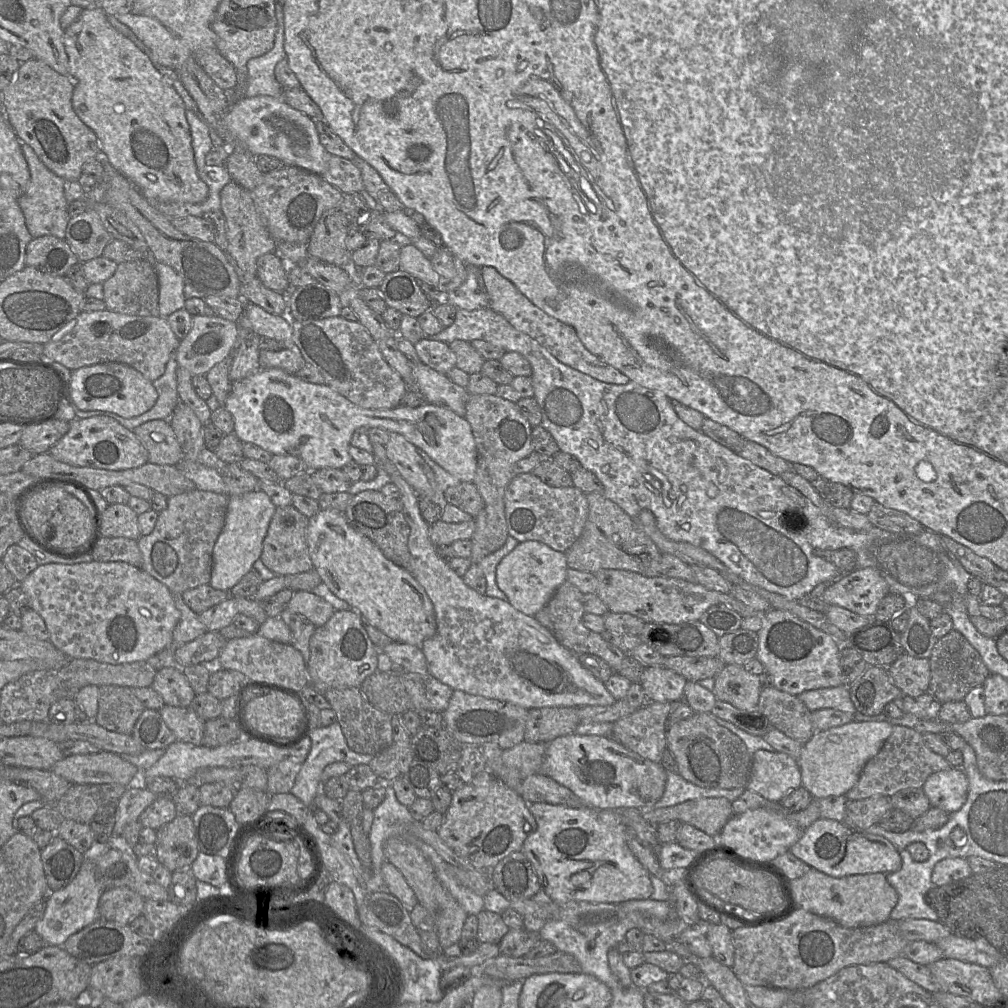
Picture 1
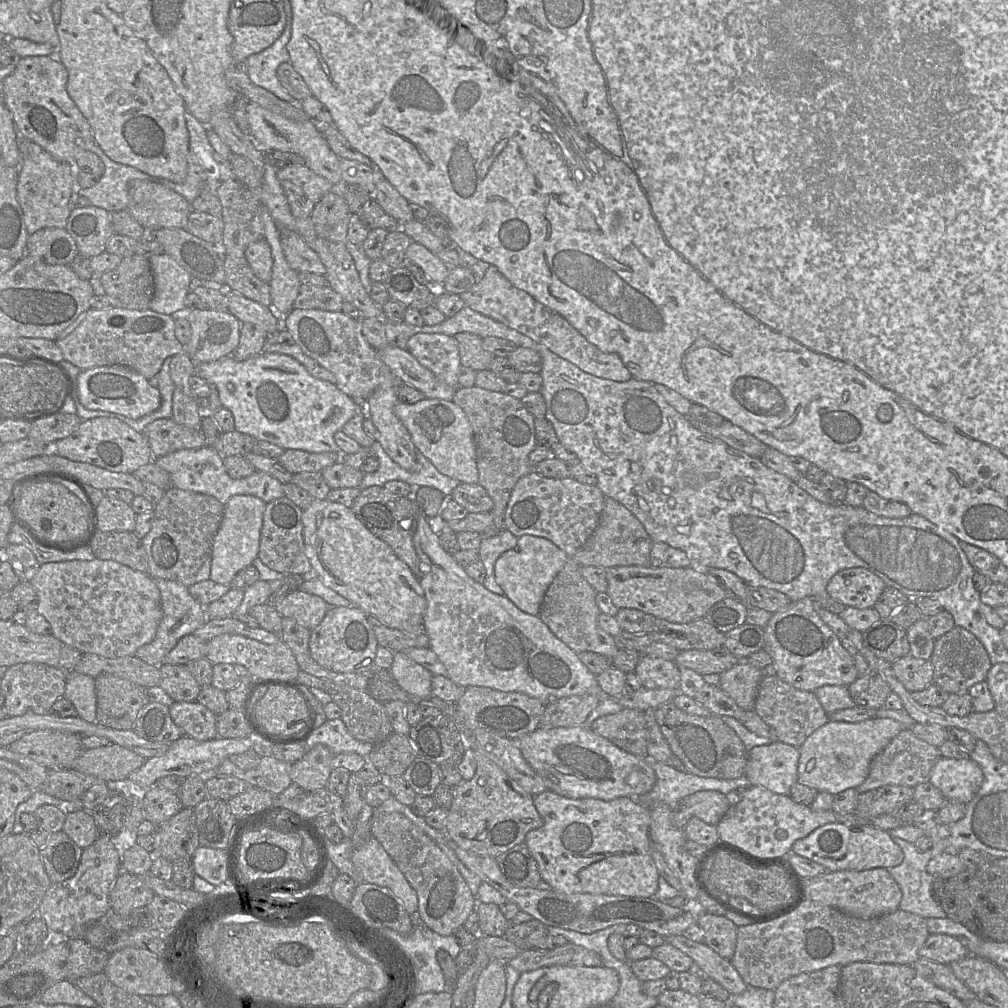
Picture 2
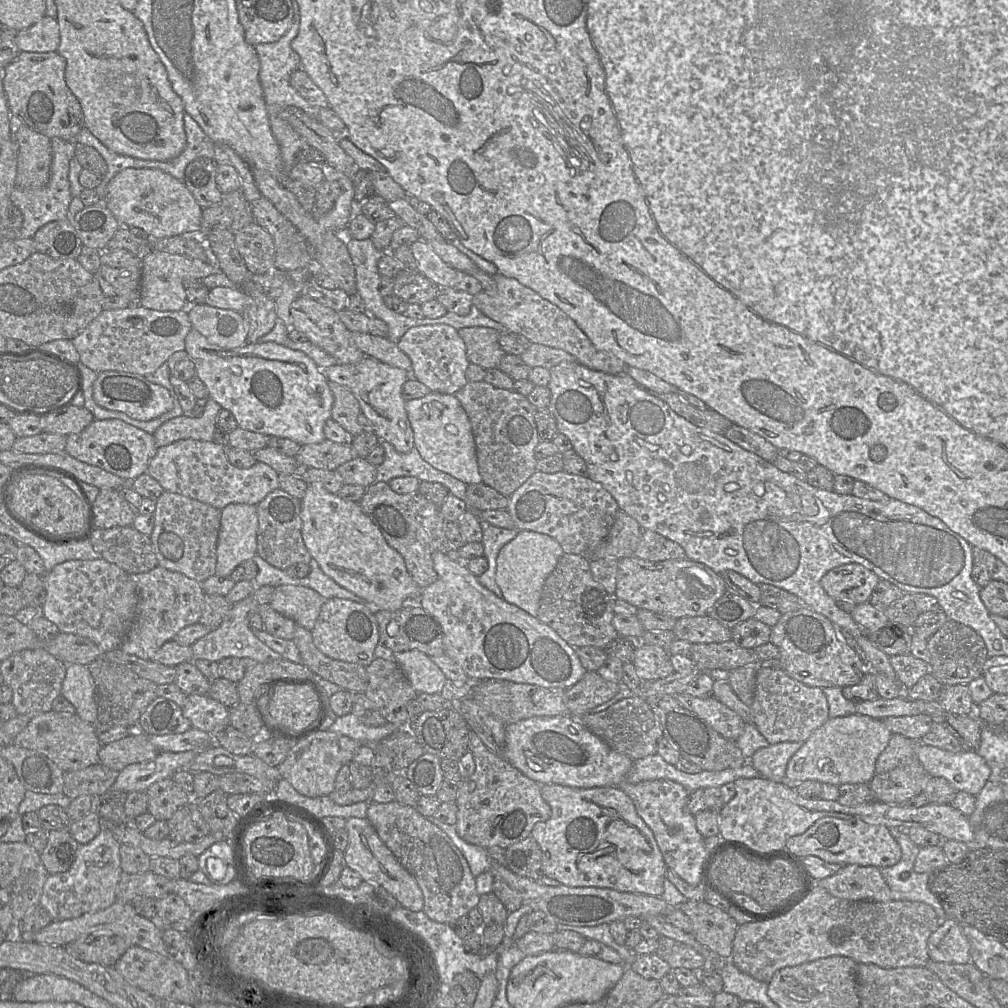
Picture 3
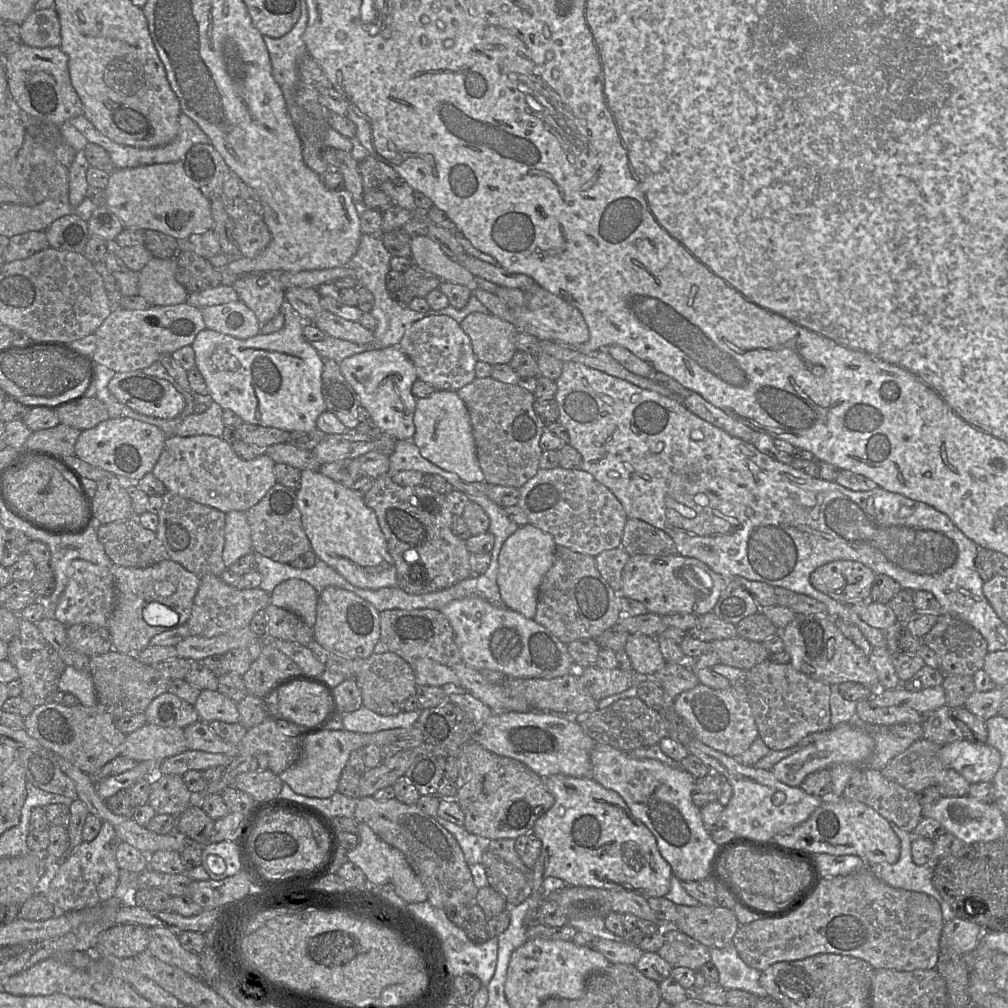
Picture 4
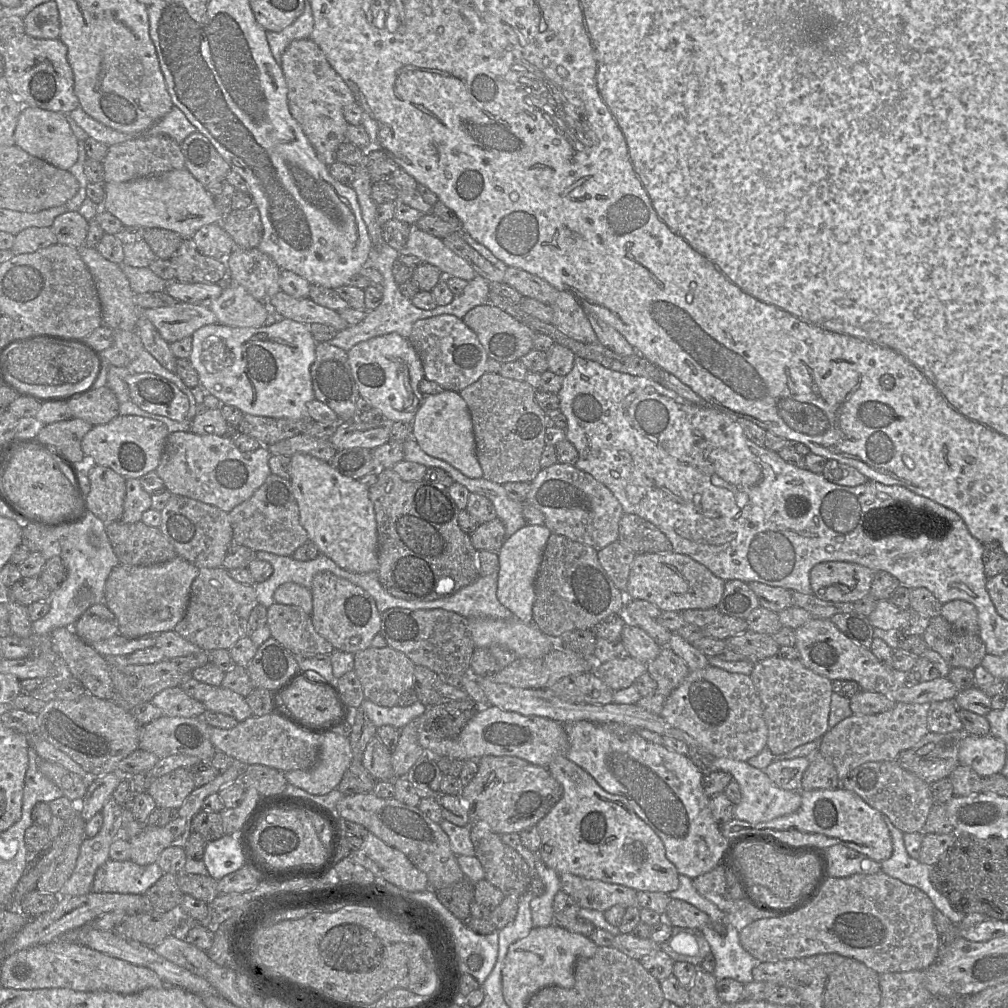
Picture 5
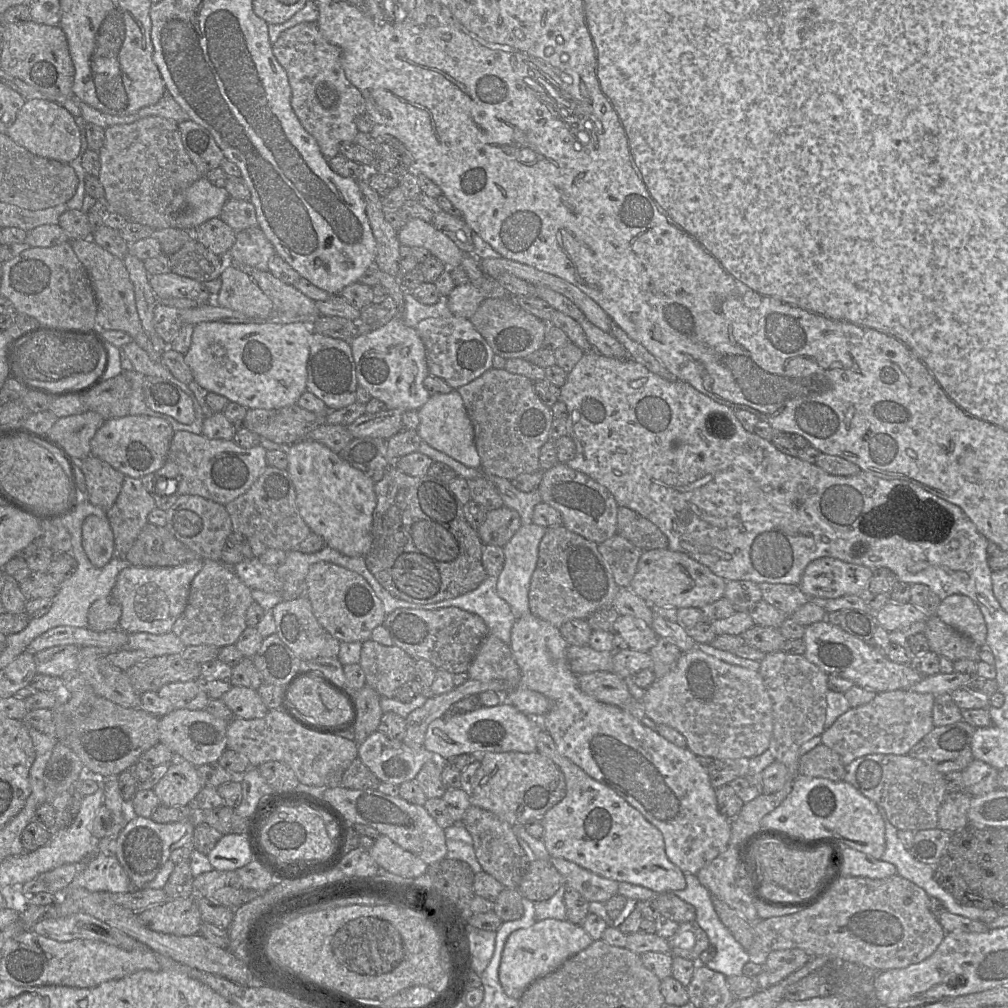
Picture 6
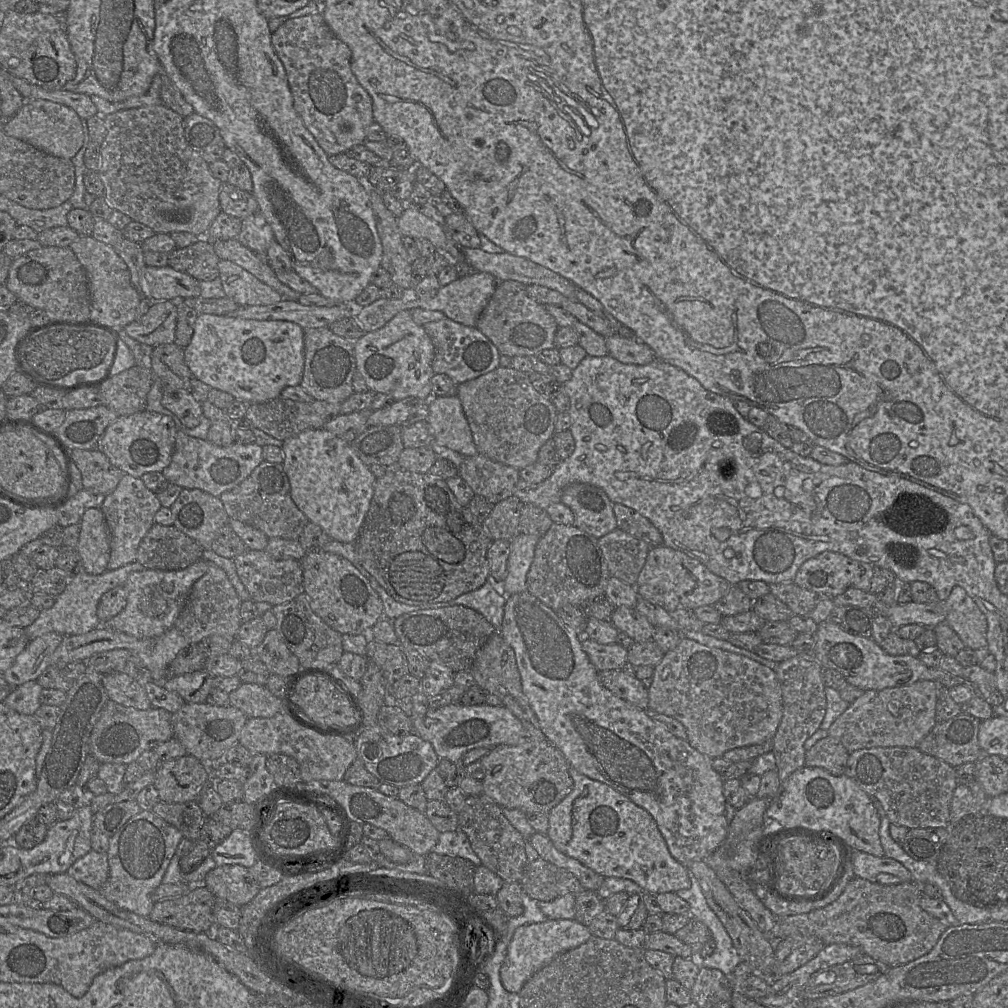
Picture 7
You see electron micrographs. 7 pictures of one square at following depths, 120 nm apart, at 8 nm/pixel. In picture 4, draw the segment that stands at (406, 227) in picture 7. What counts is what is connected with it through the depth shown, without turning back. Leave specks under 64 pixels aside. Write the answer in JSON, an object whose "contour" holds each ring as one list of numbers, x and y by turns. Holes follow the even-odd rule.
{"contour":[[419,235,411,238,411,251,414,264,434,274,441,281,468,287,472,285,475,276,448,257,428,236]]}

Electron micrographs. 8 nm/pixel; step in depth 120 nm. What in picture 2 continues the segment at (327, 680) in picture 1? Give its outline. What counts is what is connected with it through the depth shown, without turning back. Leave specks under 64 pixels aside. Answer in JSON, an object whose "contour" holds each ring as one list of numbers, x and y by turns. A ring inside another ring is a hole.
{"contour":[[329,607,321,623,311,631,309,640,310,655,325,669,339,673,372,672,378,642,367,621,367,614,358,607]]}

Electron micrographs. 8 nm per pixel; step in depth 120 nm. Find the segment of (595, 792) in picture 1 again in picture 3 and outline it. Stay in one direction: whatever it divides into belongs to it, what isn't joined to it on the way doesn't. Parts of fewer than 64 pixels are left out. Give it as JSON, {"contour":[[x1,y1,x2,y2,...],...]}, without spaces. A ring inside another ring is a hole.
{"contour":[[571,716,531,717,505,727,504,758,528,778,540,785,559,784,574,788,618,787,631,770,633,759,612,750,591,733,579,719]]}

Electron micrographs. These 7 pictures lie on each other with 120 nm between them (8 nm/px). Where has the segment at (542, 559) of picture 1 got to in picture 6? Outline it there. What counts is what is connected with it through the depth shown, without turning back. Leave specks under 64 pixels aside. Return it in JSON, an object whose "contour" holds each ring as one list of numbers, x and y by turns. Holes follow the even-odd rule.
{"contour":[[533,522,522,525,510,541,503,547,505,564,498,576,497,593,506,601,517,616,531,613,529,607,529,589,532,574,538,560,540,542,546,532,546,528]]}

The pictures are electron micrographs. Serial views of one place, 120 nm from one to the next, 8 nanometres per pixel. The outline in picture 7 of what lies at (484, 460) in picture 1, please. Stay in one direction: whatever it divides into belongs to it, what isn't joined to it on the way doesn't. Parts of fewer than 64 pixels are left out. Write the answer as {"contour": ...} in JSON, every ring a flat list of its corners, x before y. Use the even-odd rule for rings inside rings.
{"contour":[[500,366,460,384,457,393,478,452,517,470,538,461,540,448,555,434,558,414,552,400,533,387,529,374]]}

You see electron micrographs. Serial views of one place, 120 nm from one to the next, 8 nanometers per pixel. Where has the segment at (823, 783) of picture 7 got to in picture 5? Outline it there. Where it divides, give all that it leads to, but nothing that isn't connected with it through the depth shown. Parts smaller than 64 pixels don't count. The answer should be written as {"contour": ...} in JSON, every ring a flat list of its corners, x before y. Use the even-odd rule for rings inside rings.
{"contour":[[842,787,800,793,801,806,796,812,758,824,733,818,720,825,721,834,728,839,744,833,767,833,789,844,812,846,824,851,836,844,844,845,877,862,891,857,892,838,882,813,868,805,859,795]]}

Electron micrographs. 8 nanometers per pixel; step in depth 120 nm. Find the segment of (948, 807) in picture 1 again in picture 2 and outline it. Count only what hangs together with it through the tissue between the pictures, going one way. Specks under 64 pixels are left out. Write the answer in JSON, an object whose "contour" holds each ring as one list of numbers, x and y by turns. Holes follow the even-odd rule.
{"contour":[[941,756,930,775,930,782,947,800,968,804,980,789,984,774,977,762,970,757,950,759]]}

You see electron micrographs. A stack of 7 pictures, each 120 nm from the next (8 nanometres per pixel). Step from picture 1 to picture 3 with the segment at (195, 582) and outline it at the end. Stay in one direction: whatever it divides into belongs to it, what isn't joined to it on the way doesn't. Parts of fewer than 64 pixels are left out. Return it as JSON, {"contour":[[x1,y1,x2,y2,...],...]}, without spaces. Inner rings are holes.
{"contour":[[164,490,156,500,154,527,149,535,158,565,199,583,215,575,221,510]]}

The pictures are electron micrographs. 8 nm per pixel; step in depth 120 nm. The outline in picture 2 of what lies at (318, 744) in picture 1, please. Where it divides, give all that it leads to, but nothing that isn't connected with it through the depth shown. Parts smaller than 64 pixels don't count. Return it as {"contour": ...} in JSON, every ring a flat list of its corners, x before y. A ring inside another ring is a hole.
{"contour":[[339,719,326,720,323,725,316,728,308,738,307,748,317,744,323,744,334,755,341,753,356,753,362,757,368,757,374,745,361,742,352,737,346,729,343,721]]}

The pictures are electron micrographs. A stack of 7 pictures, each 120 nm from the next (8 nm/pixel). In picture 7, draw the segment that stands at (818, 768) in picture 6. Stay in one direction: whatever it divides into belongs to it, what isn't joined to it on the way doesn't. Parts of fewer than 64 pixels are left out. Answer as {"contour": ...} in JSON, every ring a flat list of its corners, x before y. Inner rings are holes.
{"contour":[[827,735,805,753,805,766,818,767,834,776,846,775,850,753,837,739]]}

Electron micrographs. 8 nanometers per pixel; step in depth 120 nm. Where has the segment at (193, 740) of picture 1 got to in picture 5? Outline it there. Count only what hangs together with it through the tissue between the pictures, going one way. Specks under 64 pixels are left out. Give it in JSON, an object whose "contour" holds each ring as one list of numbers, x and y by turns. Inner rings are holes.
{"contour":[[218,687,213,690,203,704,206,710,231,716,238,722,252,716,245,697,228,688]]}

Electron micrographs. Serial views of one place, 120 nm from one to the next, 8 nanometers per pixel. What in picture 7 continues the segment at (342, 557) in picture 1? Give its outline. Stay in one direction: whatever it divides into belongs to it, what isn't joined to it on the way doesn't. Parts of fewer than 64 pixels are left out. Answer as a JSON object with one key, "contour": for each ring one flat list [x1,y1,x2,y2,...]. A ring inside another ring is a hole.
{"contour":[[320,428,306,430,283,441,283,467,288,476,291,497,310,522,319,525,333,540,354,544,375,491,376,477,356,455,351,443]]}

